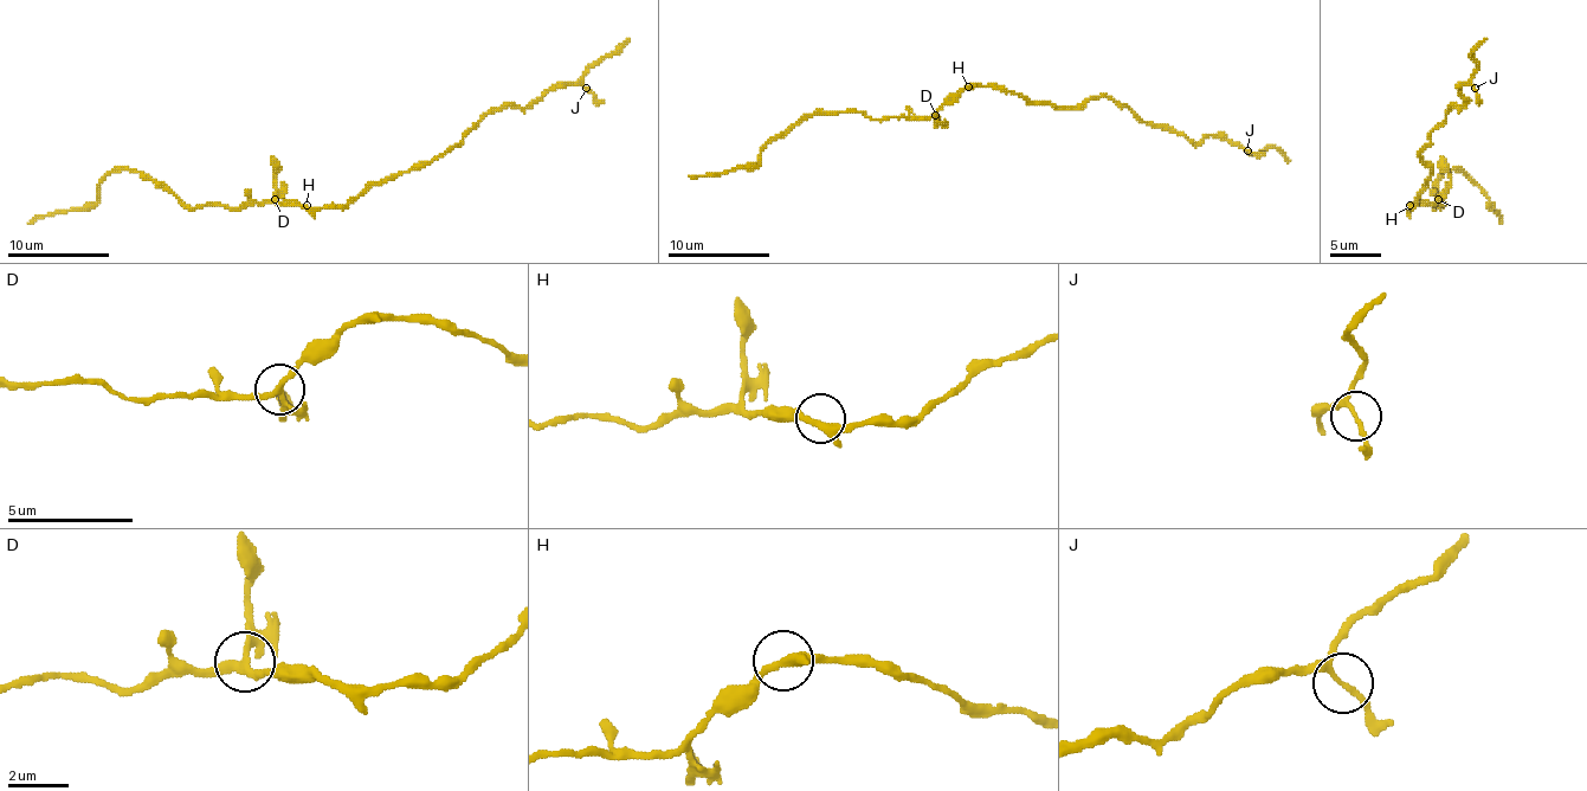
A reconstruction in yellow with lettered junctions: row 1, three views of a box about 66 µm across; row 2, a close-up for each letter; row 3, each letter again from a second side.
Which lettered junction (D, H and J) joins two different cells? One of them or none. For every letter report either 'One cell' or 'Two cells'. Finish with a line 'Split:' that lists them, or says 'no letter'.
D: Two cells
H: One cell
J: One cell
Split: D

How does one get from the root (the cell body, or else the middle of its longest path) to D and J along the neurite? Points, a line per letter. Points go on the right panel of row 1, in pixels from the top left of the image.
D: (1412, 205), (1410, 207), (1438, 200)
J: (1412, 205), (1430, 177), (1420, 159), (1430, 134), (1466, 101), (1458, 90), (1464, 85), (1473, 88)

